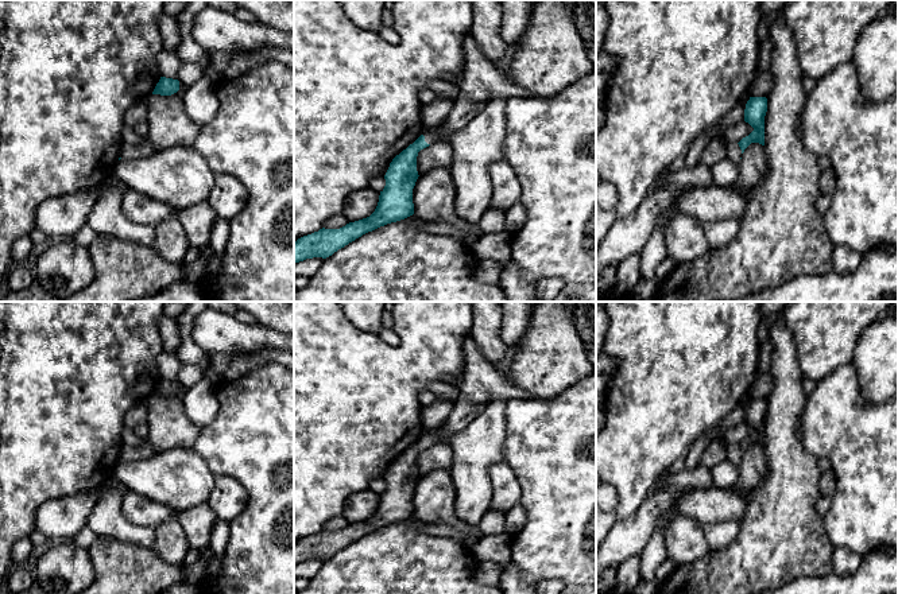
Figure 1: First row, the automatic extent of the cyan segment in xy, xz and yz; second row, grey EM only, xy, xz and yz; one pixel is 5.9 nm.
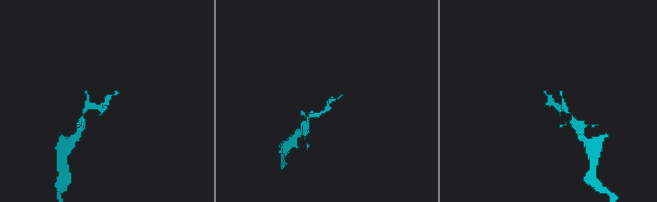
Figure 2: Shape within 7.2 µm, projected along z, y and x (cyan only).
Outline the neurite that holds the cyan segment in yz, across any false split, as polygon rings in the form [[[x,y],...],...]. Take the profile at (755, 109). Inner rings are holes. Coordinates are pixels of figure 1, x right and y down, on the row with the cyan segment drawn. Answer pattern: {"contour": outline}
{"contour": [[[750,97],[744,109],[744,121],[748,123],[754,131],[743,137],[739,143],[727,145],[727,158],[740,162],[742,154],[751,143],[765,145],[765,116],[767,112],[766,97]]]}

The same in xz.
{"contour": [[[469,32],[462,43],[462,50],[464,70],[457,86],[458,96],[441,131],[421,135],[392,159],[384,175],[386,186],[369,217],[349,222],[340,229],[322,228],[298,238],[294,242],[294,264],[313,257],[326,259],[363,234],[413,216],[413,189],[419,176],[417,171],[418,152],[438,141],[440,135],[449,135],[464,128],[492,100],[523,97],[520,88],[507,81]]]}

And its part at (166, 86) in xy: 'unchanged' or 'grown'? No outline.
unchanged

